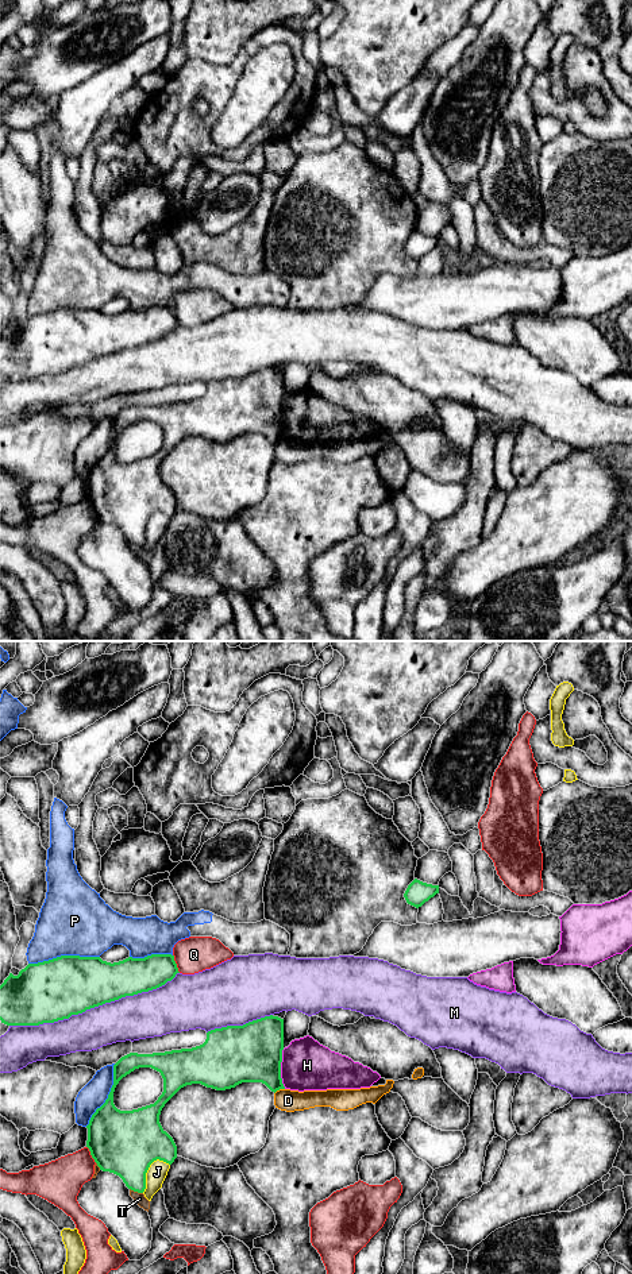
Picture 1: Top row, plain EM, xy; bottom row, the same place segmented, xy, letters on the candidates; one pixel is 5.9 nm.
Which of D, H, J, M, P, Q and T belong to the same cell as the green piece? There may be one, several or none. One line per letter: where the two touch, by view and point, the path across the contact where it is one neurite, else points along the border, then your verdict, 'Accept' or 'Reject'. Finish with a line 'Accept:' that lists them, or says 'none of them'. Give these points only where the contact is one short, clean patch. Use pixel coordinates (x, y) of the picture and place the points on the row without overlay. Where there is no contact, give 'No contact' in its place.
D: Touches green at xy (278, 441). Boundary: xy (284, 440), (274, 446). Reject
H: Touches green at xy (280, 421). Reject
J: Touches green at xy (147, 521). Reject
M: Touches green at xy (93, 359). Reject
P: Touches green at xy (64, 308). Reject
Q: Touches green at xy (176, 316). Reject
T: Touches green at xy (137, 543). Reject
Accept: none of them

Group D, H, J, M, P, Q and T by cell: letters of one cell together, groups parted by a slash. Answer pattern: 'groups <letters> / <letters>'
groups D / H / J / M / P / Q / T

